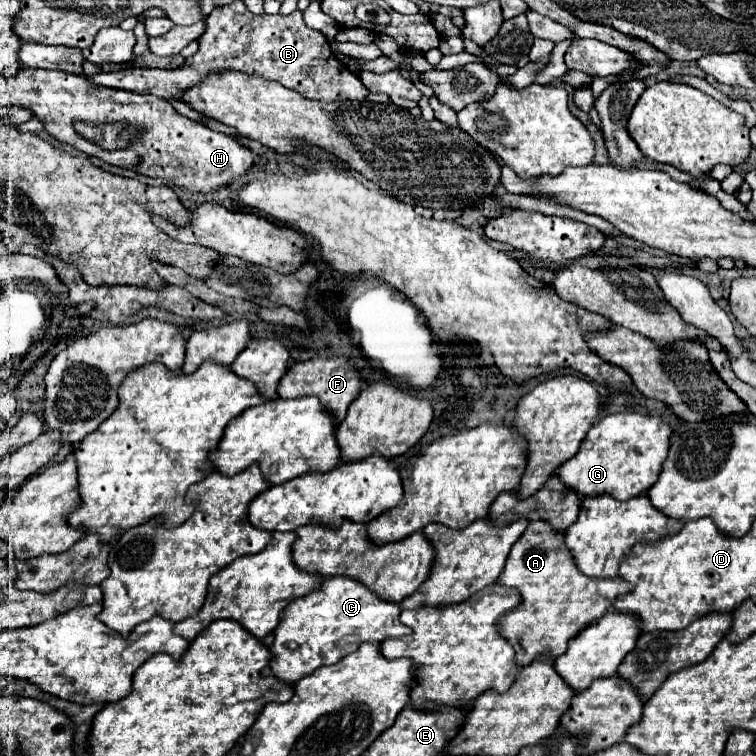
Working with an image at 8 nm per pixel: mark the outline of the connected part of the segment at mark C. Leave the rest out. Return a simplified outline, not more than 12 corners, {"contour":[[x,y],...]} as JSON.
{"contour":[[350,577],[284,609],[264,675],[292,685],[362,643],[412,635]]}

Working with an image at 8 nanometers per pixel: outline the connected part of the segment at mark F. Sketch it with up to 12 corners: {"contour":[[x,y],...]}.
{"contour":[[342,357],[294,363],[280,399],[318,397],[340,423],[362,381]]}

